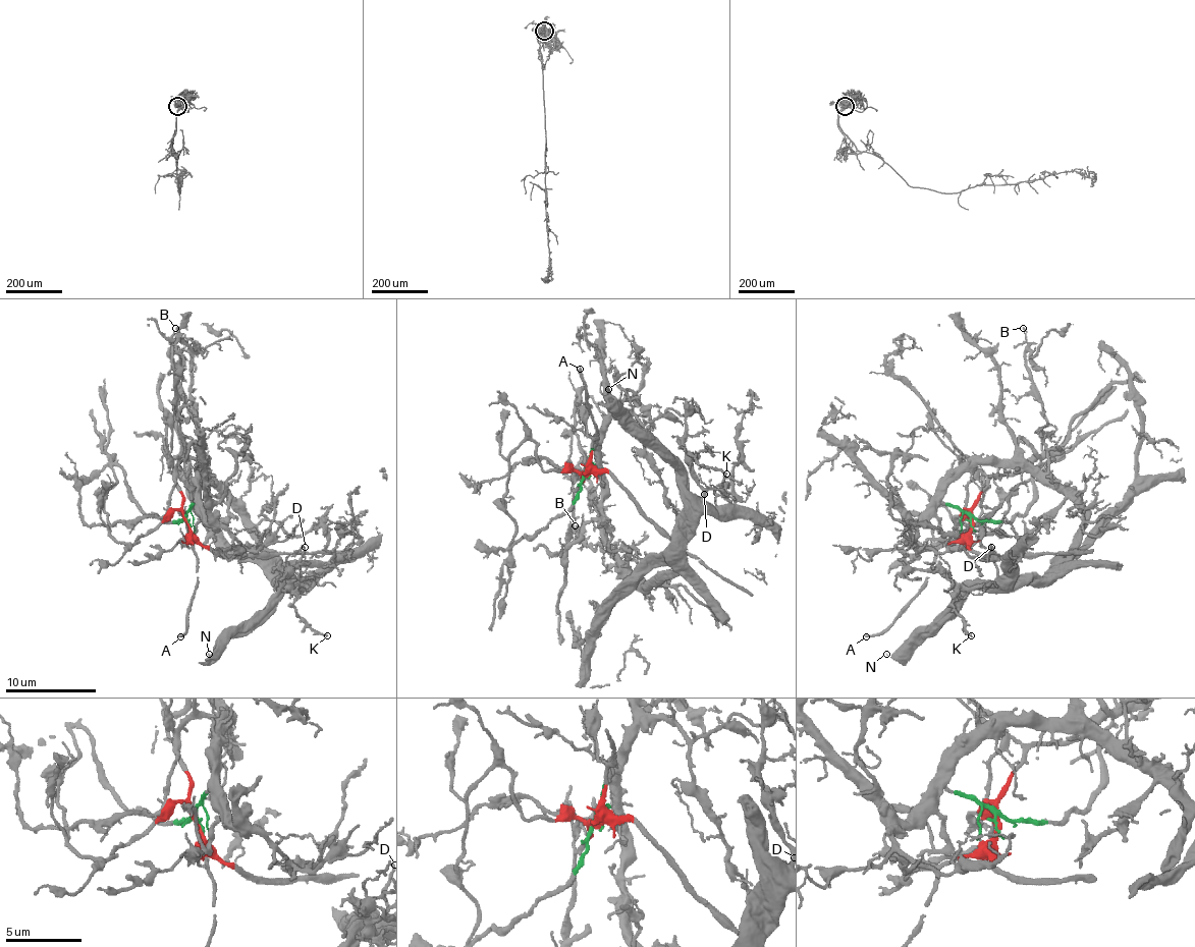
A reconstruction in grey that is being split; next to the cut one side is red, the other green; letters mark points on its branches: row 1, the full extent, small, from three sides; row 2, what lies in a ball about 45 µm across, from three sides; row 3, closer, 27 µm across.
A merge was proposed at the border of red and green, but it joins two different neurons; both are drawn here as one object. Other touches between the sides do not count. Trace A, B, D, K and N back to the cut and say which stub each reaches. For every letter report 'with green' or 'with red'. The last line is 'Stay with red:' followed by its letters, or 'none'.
A: with red
B: with green
D: with green
K: with green
N: with green
Stay with red: A

